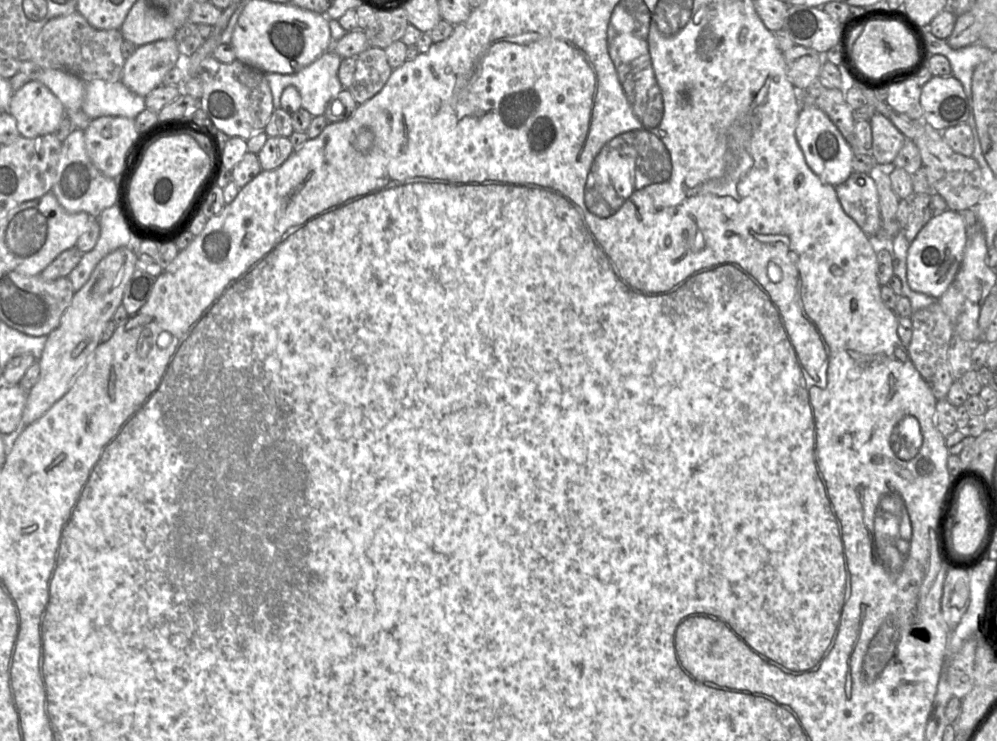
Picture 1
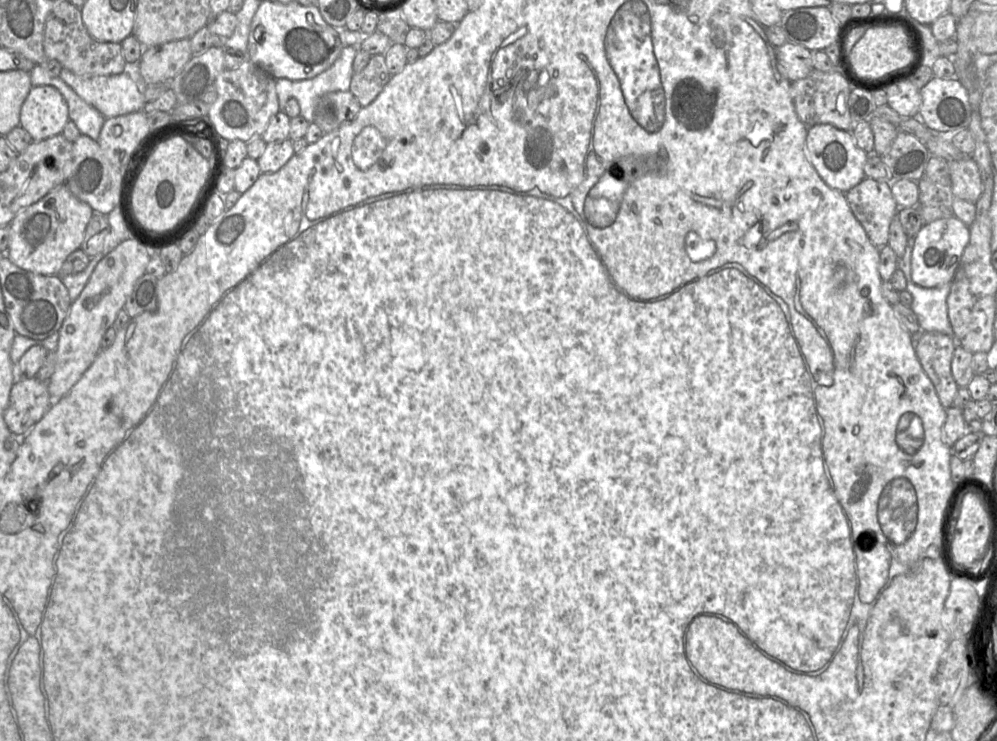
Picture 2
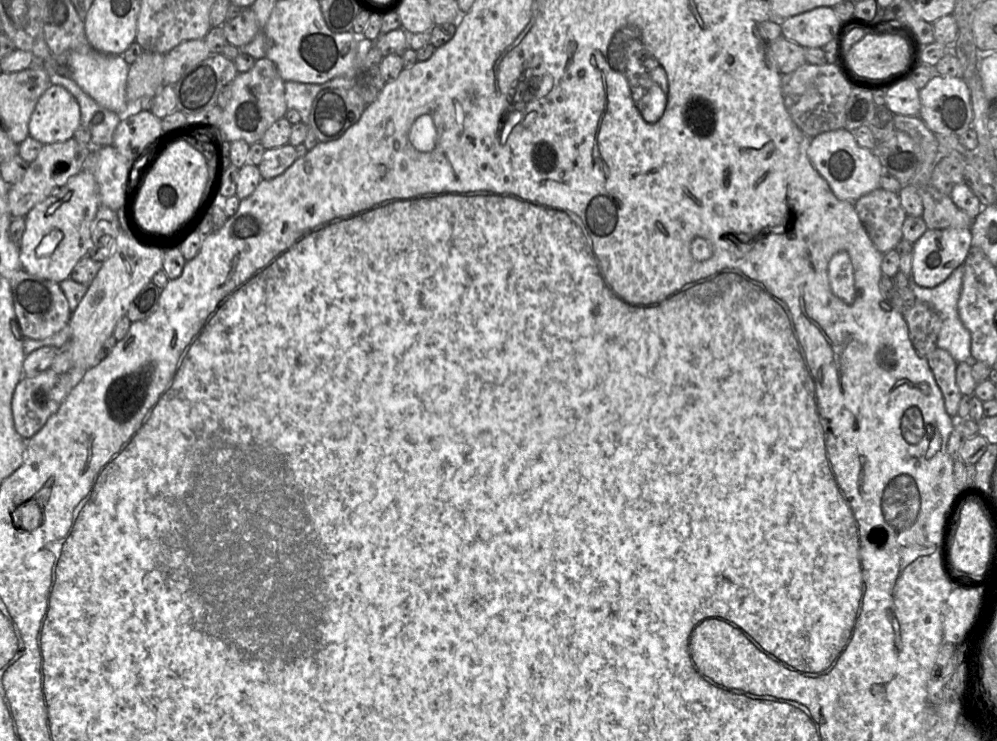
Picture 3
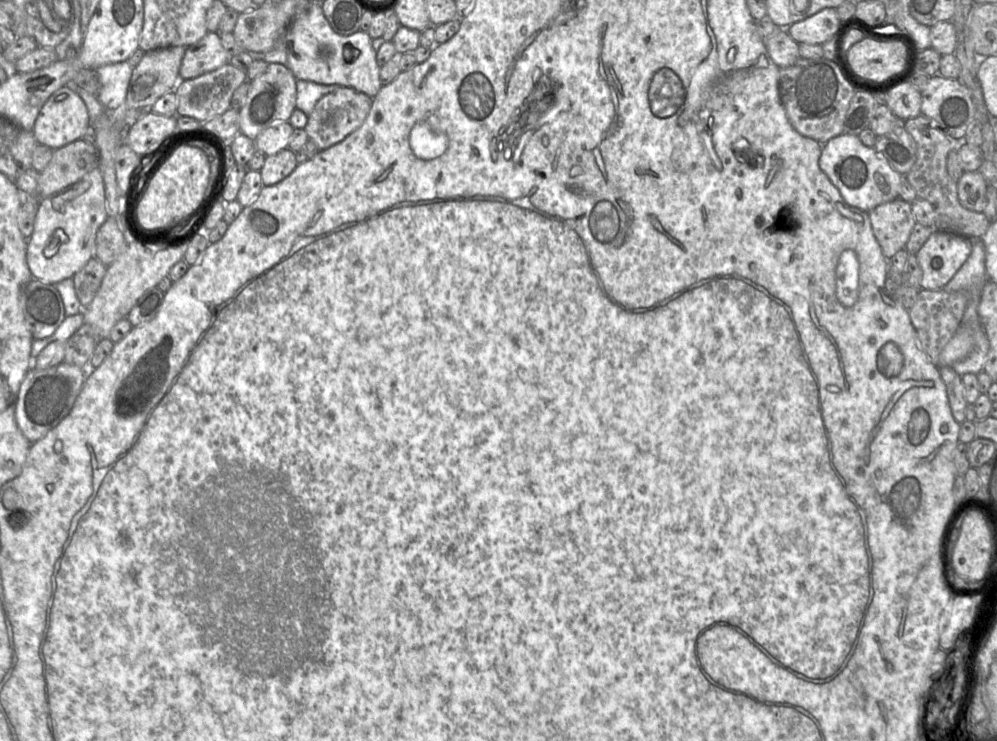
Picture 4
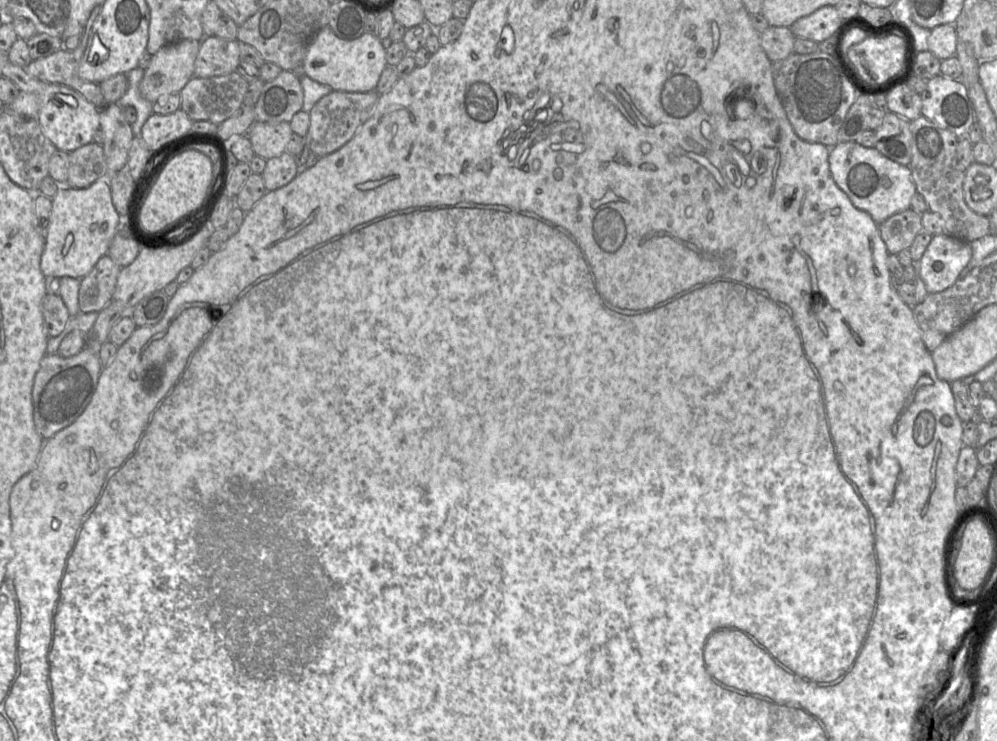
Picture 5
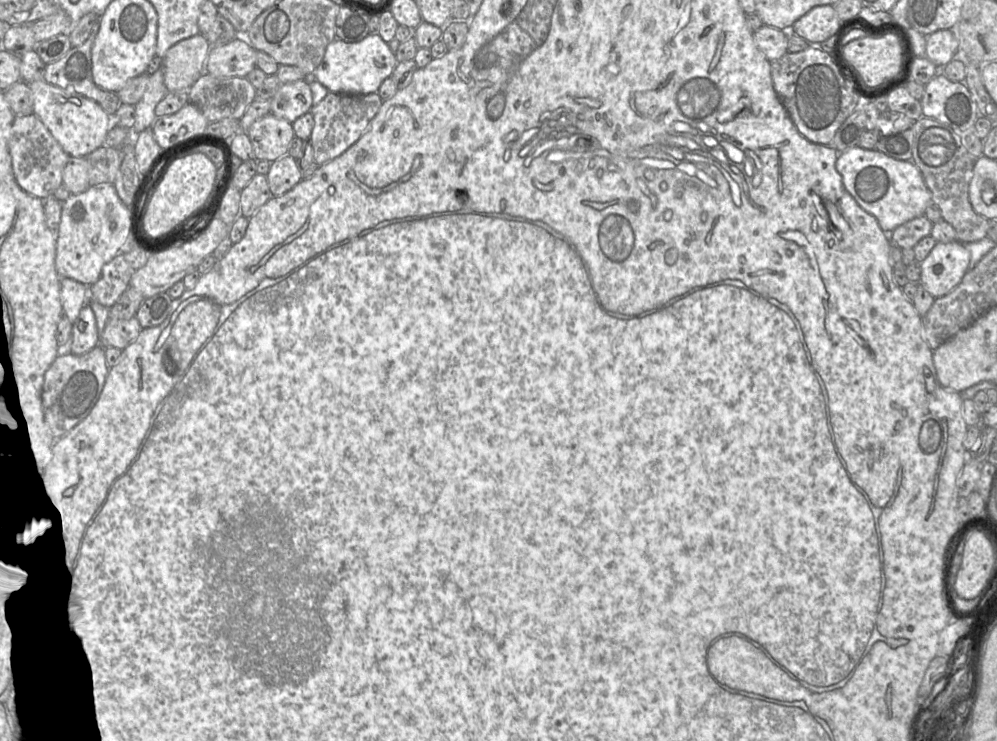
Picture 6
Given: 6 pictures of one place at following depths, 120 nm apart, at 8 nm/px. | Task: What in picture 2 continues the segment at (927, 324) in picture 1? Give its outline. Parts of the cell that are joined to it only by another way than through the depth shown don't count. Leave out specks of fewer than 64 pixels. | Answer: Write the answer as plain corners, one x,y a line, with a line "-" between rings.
921,331
915,338
917,358
933,383
942,406
953,406
959,386
955,382
951,362
957,341
954,336
940,332

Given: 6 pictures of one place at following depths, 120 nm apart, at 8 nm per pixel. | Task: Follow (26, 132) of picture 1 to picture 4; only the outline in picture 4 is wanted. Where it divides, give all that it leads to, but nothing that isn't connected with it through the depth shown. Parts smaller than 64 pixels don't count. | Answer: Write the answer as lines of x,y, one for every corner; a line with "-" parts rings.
64,86
43,105
32,132
38,144
56,150
82,139
89,125
86,104
74,90

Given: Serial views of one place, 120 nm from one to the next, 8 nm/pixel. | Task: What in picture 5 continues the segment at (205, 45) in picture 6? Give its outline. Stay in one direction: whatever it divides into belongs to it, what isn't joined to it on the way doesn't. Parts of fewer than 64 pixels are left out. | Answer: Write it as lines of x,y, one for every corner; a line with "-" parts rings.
181,40
155,53
139,84
142,97
154,104
167,95
180,93
194,76
200,42

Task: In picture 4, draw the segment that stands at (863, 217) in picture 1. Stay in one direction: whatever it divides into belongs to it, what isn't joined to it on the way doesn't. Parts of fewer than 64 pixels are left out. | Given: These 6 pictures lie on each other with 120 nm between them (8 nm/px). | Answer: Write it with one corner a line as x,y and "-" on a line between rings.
897,198
873,208
868,216
873,234
887,259
905,249
917,223
910,203

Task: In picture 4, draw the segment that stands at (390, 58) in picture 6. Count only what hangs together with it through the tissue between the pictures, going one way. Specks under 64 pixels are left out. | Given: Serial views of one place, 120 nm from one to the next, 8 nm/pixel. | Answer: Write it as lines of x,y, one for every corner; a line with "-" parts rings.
309,2
295,16
285,36
286,67
297,80
311,81
319,84
338,85
352,88
373,98
380,91
380,66
376,60
376,52
372,48
372,38
368,32
357,31
343,36
336,33
324,16
321,3

